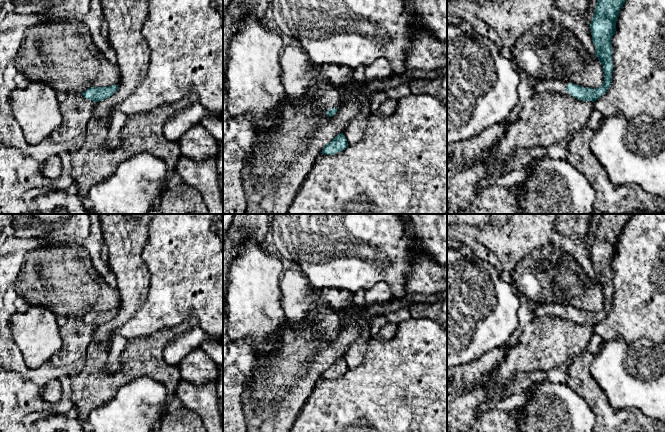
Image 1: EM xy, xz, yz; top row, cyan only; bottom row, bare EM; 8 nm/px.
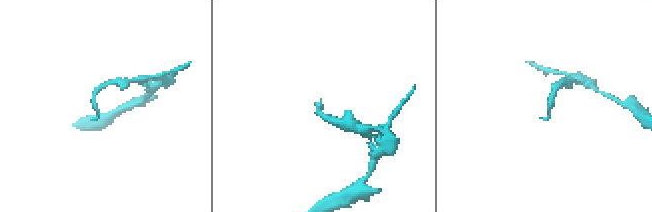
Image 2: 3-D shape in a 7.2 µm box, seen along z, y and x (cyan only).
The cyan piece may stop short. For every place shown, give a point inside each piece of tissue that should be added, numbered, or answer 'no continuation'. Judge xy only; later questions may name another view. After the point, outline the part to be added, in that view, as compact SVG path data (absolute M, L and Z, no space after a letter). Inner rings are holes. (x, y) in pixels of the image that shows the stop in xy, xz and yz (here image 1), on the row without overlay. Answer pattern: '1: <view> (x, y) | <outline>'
no continuation

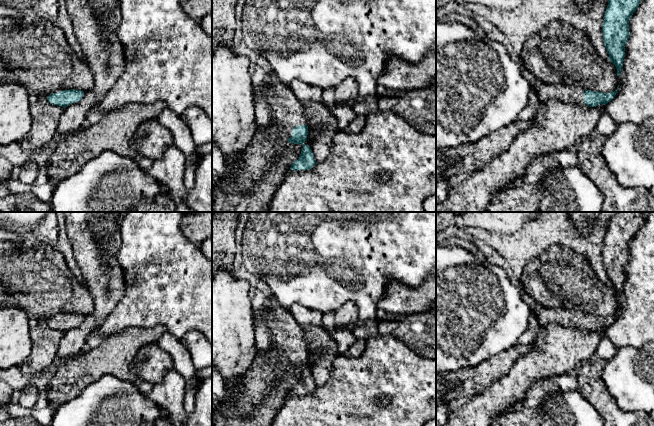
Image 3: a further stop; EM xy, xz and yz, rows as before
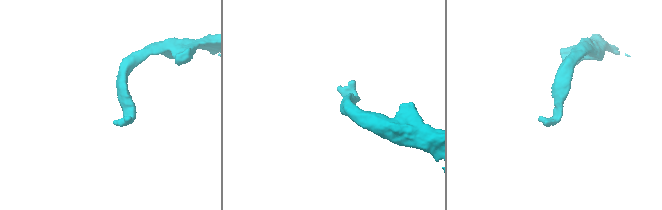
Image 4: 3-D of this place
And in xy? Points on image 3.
no continuation

